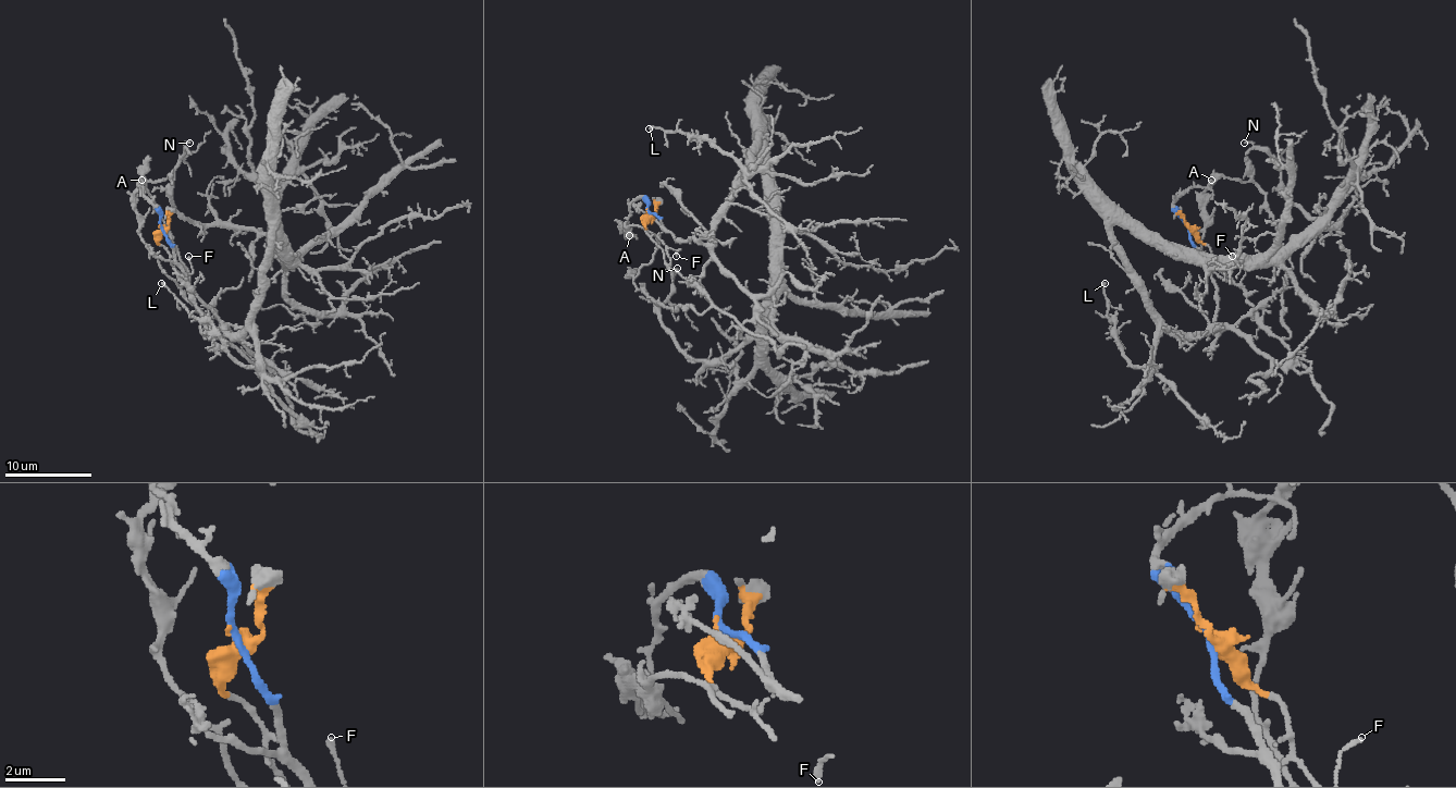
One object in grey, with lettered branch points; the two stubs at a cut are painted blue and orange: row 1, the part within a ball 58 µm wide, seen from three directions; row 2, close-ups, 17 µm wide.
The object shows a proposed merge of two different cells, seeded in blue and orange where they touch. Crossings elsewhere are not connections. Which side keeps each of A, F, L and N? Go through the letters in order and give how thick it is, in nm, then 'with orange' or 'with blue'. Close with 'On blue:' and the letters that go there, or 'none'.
A: 480 nm thick; with orange
F: 130 nm thick; with orange
L: 200 nm thick; with blue
N: 150 nm thick; with blue
On blue: L, N

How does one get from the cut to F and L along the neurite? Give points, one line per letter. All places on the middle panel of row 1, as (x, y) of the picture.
F: (650, 213), (645, 226), (669, 248), (680, 248), (676, 257)
L: (650, 213), (676, 239), (711, 242), (713, 218), (745, 172), (717, 146), (704, 139), (676, 131), (650, 128)

